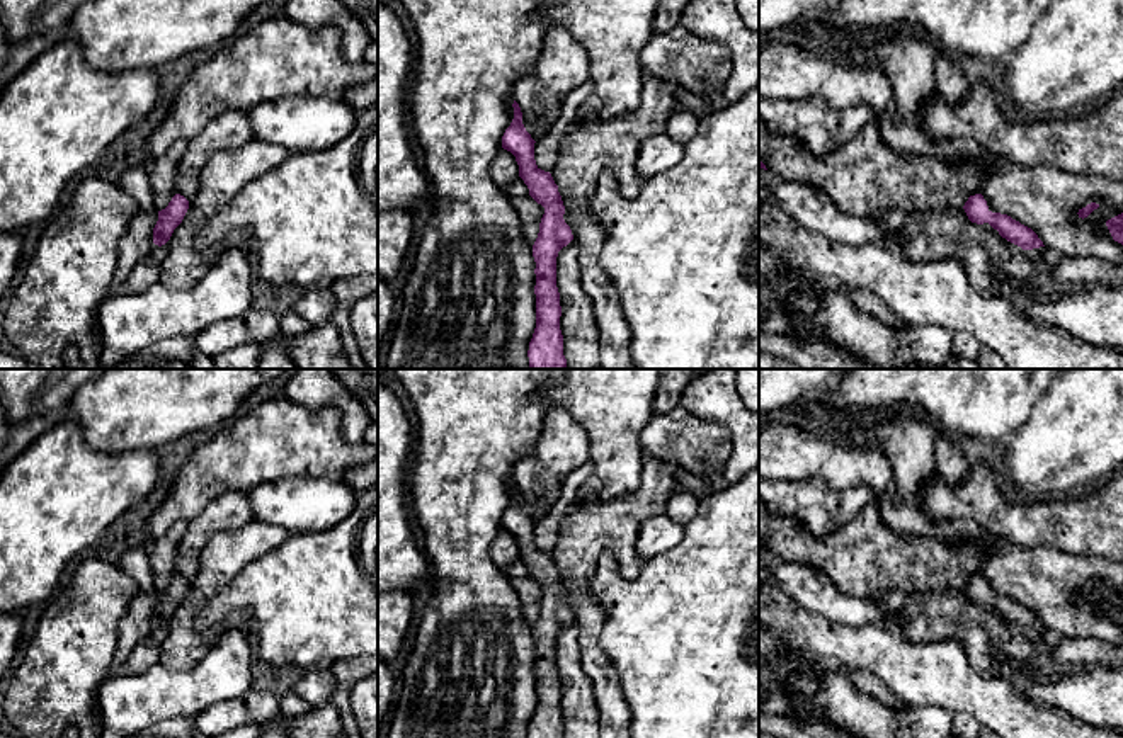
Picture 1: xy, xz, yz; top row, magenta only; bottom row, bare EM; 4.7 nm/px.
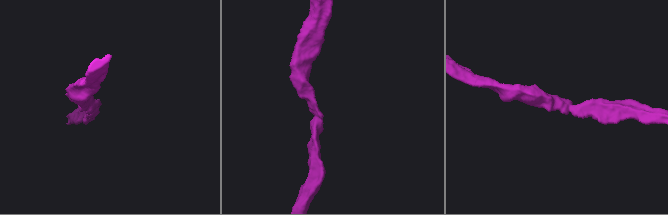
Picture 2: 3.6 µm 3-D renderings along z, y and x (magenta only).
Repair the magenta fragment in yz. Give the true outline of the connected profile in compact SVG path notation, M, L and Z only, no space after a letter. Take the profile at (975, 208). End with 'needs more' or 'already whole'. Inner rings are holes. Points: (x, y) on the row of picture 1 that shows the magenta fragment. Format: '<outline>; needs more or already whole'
M982 194L970 196L963 209L972 223L989 223L1002 238L1021 247L1023 250L1045 247L1031 228L1021 224L1007 214L992 213Z; already whole

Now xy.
M175 194L168 206L158 211L158 221L153 228L155 245L162 247L170 240L174 230L182 223L187 209L189 201L184 196Z; already whole

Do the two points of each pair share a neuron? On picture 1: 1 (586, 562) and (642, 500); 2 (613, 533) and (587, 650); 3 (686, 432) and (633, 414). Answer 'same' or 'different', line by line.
1: same
2: same
3: different

